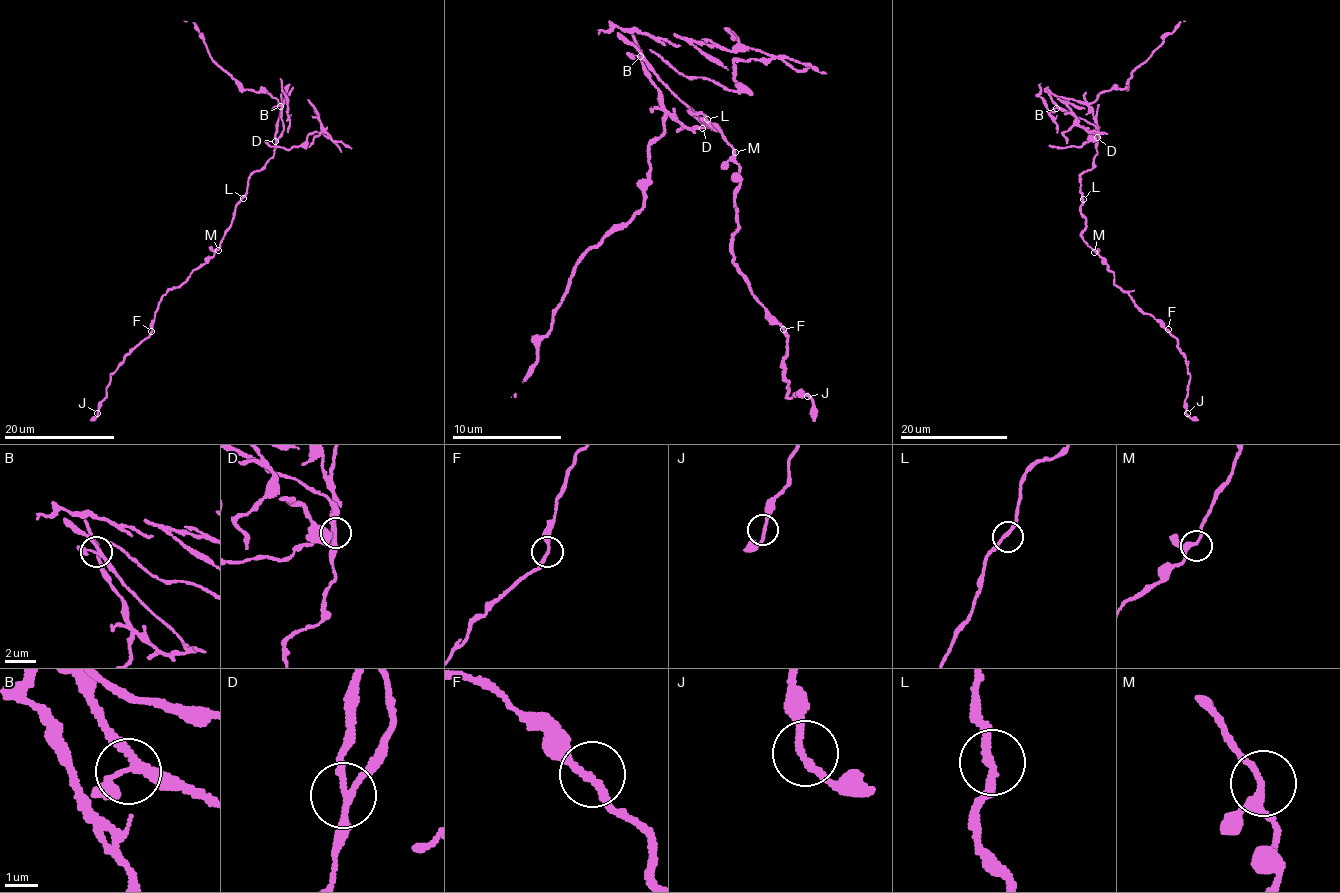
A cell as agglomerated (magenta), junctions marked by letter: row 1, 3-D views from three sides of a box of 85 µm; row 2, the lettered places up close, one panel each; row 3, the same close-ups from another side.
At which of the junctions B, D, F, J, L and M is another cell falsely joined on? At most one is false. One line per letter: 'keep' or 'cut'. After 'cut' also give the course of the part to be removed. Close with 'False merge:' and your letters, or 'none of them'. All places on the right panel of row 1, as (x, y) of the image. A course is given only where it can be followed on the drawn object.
B: keep
D: cut
F: keep
J: keep
L: keep
M: keep
False merge: D

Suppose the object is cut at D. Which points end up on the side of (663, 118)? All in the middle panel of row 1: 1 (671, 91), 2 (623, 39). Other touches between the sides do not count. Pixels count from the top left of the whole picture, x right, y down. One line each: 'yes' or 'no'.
1: no
2: no

